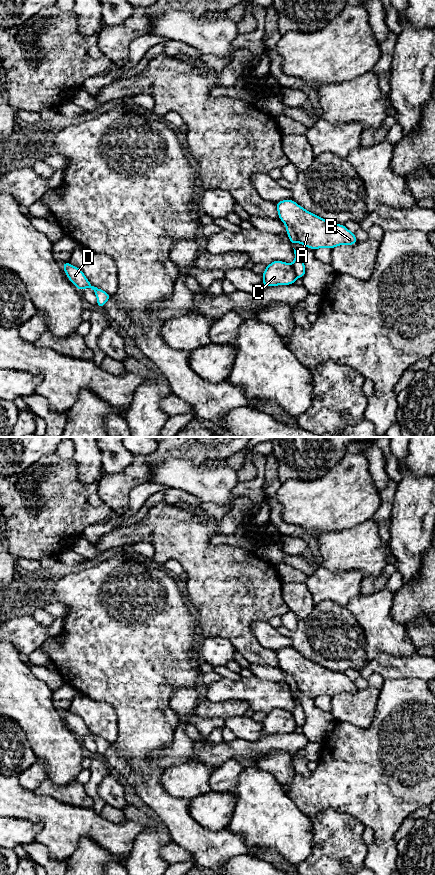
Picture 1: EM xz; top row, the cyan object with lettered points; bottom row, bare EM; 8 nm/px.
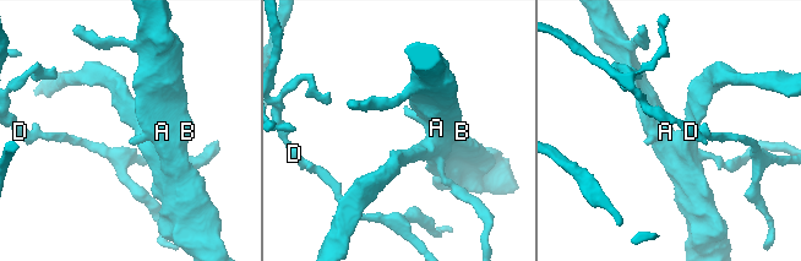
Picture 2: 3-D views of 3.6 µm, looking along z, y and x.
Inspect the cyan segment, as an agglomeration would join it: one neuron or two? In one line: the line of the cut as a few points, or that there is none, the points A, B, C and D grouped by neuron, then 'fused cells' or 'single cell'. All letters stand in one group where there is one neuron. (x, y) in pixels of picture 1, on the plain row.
xz (285, 672), (293, 678), (298, 689) | A B C / D | fused cells

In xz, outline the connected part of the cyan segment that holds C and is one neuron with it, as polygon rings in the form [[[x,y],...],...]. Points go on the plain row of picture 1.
[[[279,708],[267,713],[262,724],[263,736],[295,732],[297,726],[292,713]]]

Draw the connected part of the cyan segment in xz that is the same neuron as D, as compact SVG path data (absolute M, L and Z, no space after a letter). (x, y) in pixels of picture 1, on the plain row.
M68 709L62 711L64 720L67 726L74 732L74 734L79 738L86 736L91 736L97 746L97 755L102 756L105 751L111 746L104 738L94 735L89 728L86 726L85 722L78 715L72 714Z

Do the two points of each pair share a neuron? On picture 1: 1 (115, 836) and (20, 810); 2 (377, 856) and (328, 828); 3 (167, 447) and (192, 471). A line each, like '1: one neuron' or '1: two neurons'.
1: one neuron
2: two neurons
3: two neurons

